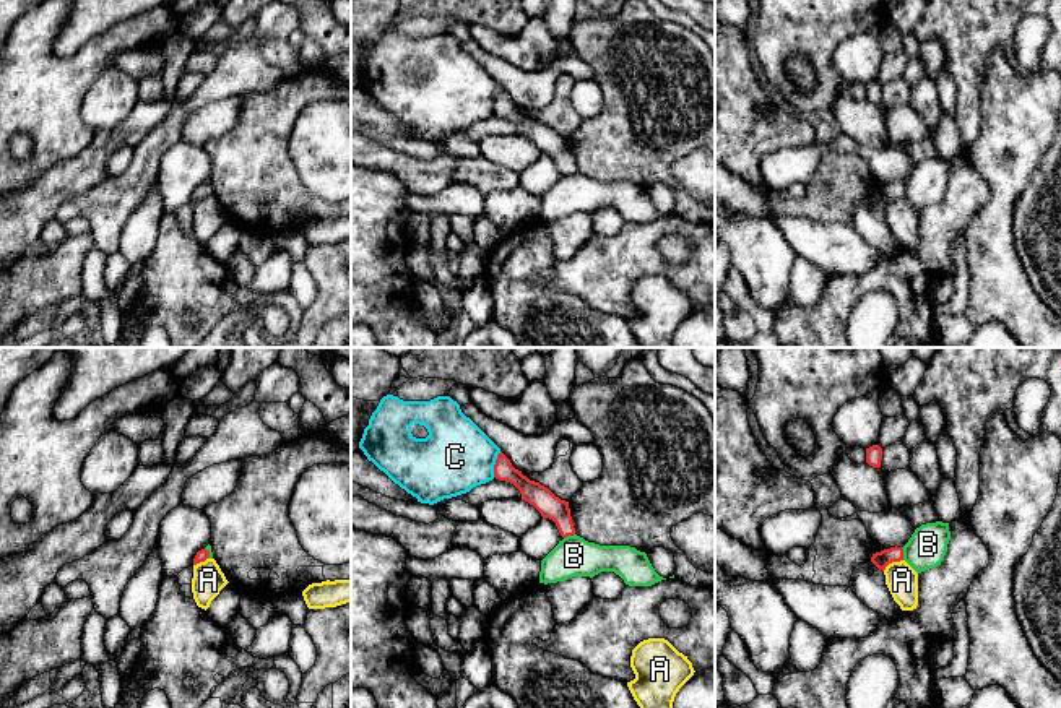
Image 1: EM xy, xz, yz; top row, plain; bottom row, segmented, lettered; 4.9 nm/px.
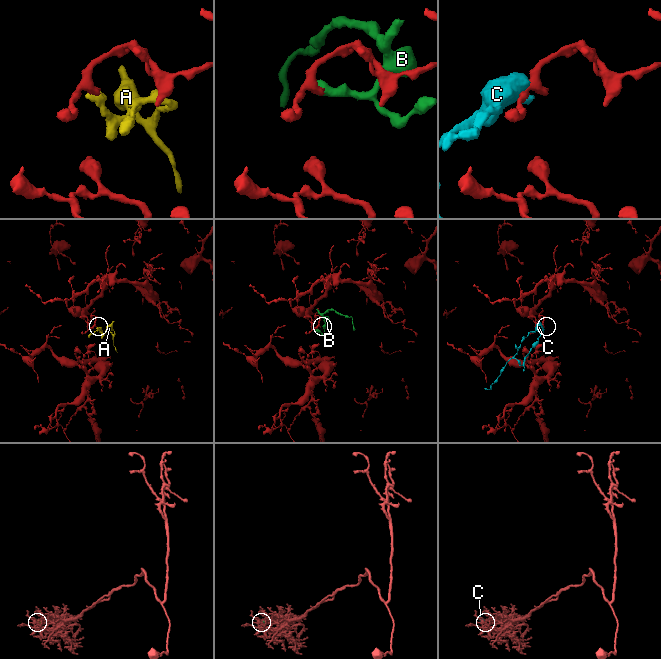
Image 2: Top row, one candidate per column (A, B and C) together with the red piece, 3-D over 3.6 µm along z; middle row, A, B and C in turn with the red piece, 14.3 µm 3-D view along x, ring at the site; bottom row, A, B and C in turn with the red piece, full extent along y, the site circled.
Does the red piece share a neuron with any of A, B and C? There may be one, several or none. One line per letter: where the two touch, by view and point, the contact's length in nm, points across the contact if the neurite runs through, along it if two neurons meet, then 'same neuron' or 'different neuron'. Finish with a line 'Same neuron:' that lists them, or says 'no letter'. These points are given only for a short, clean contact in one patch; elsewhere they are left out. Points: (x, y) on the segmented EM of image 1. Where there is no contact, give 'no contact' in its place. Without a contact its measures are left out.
A: contact yz (892, 561); length 120 nm; border yz (902, 559), (892, 561), (883, 570); different neuron
B: contact yz (902, 554); length 70 nm; border yz (900, 548), (904, 559); different neuron
C: contact xz (494, 465); length 130 nm; border xz (501, 452), (493, 476); different neuron
Same neuron: no letter

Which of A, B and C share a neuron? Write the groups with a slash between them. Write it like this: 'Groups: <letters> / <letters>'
Groups: A C / B

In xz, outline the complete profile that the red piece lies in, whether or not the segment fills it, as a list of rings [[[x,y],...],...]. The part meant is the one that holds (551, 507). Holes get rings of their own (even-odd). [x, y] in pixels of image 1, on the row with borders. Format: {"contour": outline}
{"contour": [[[502,451],[494,464],[494,477],[513,484],[520,490],[522,500],[533,505],[543,518],[556,523],[562,537],[575,534],[569,502],[561,500],[548,487],[523,476]]]}

